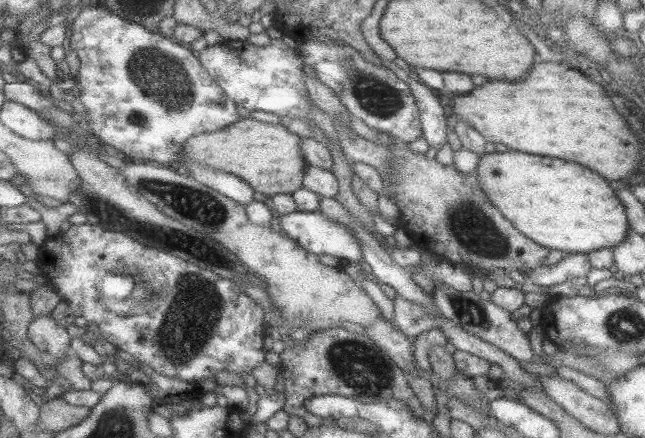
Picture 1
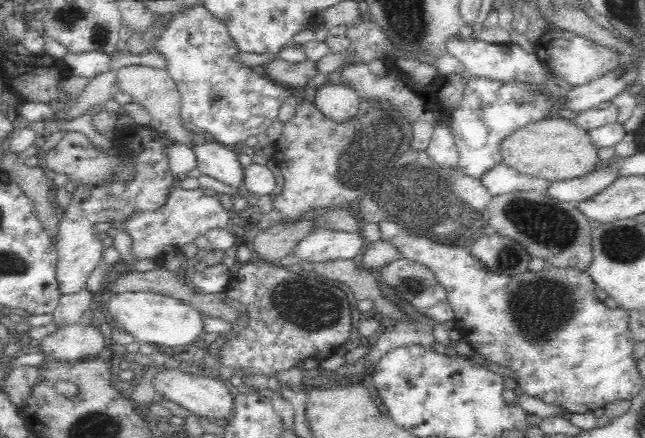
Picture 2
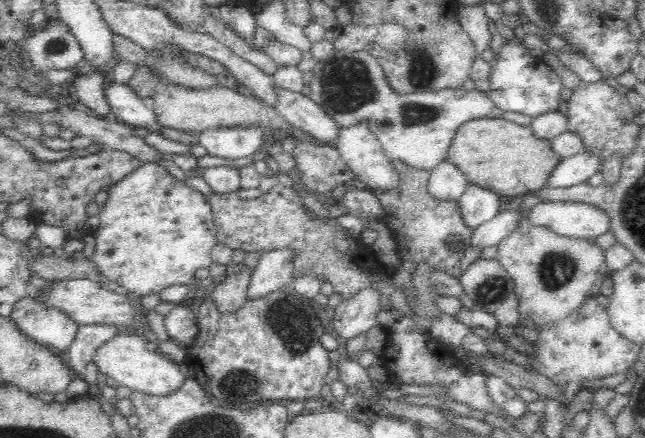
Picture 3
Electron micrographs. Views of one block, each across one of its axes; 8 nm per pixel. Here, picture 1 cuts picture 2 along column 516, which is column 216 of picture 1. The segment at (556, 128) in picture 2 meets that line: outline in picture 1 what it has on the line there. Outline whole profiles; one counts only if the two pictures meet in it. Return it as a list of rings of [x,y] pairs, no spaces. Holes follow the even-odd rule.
[[[239,119],[230,127],[195,135],[187,139],[184,149],[184,164],[200,164],[219,171],[240,176],[256,191],[265,195],[291,193],[303,187],[308,166],[303,154],[302,137],[281,122],[269,124],[266,121]]]

